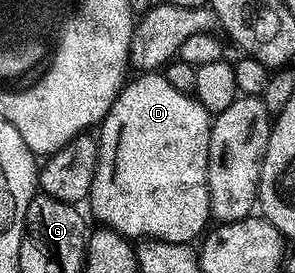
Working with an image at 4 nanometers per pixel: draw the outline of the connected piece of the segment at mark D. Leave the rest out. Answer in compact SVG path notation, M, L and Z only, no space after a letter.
M142 73L134 78L119 91L100 124L98 168L88 204L102 222L99 224L119 231L131 240L147 238L162 239L165 243L193 244L207 230L206 222L212 219L208 183L211 112L193 94L168 85L165 74Z

